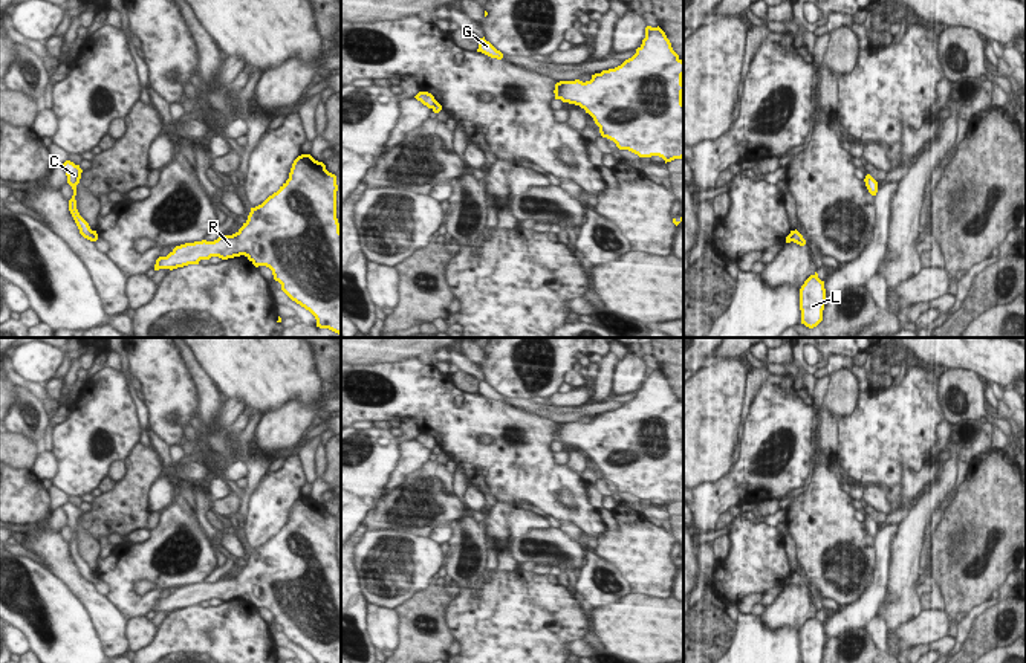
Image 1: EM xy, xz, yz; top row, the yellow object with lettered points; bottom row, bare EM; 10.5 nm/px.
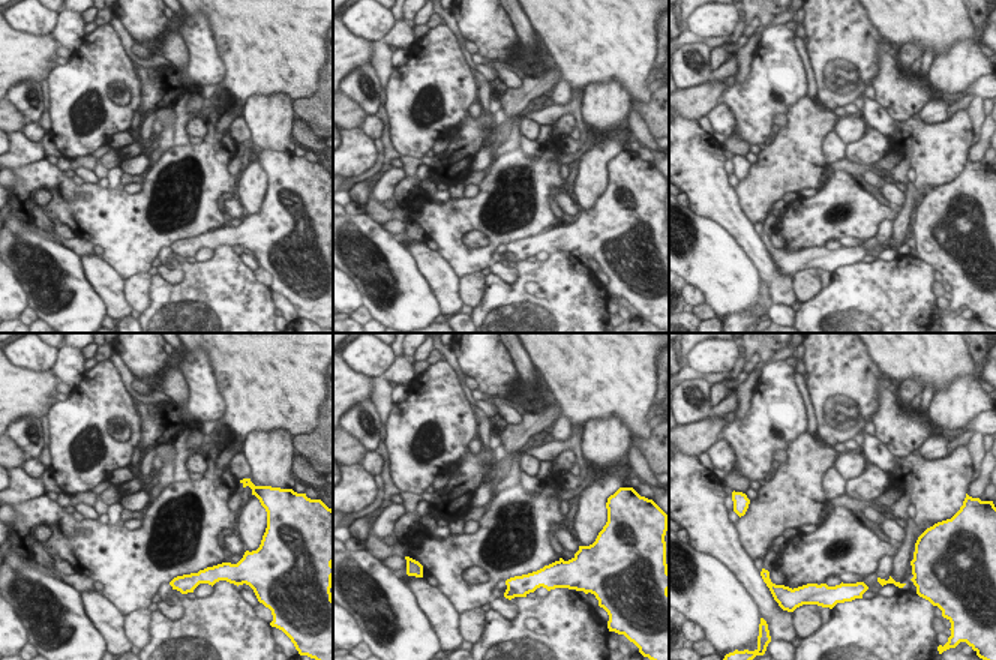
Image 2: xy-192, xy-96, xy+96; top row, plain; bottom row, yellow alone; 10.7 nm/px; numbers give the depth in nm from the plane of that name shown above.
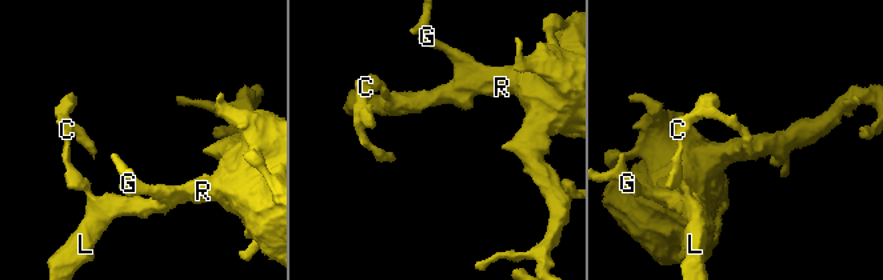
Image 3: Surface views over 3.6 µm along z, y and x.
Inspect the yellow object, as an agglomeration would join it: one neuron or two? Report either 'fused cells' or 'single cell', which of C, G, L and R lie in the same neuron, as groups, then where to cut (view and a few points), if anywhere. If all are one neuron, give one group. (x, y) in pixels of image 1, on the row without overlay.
fused cells | C / G L R | xy (94, 573), (92, 582)

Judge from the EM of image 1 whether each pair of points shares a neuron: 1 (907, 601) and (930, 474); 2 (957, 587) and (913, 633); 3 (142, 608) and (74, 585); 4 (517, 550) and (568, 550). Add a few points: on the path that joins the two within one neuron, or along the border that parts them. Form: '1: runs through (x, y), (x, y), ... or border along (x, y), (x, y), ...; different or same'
1: border along (939, 477), (909, 509); different
2: border along (945, 610), (950, 619), (948, 634); different
3: border along (106, 598), (127, 619); different
4: runs through (529, 540), (546, 541), (555, 547); same

